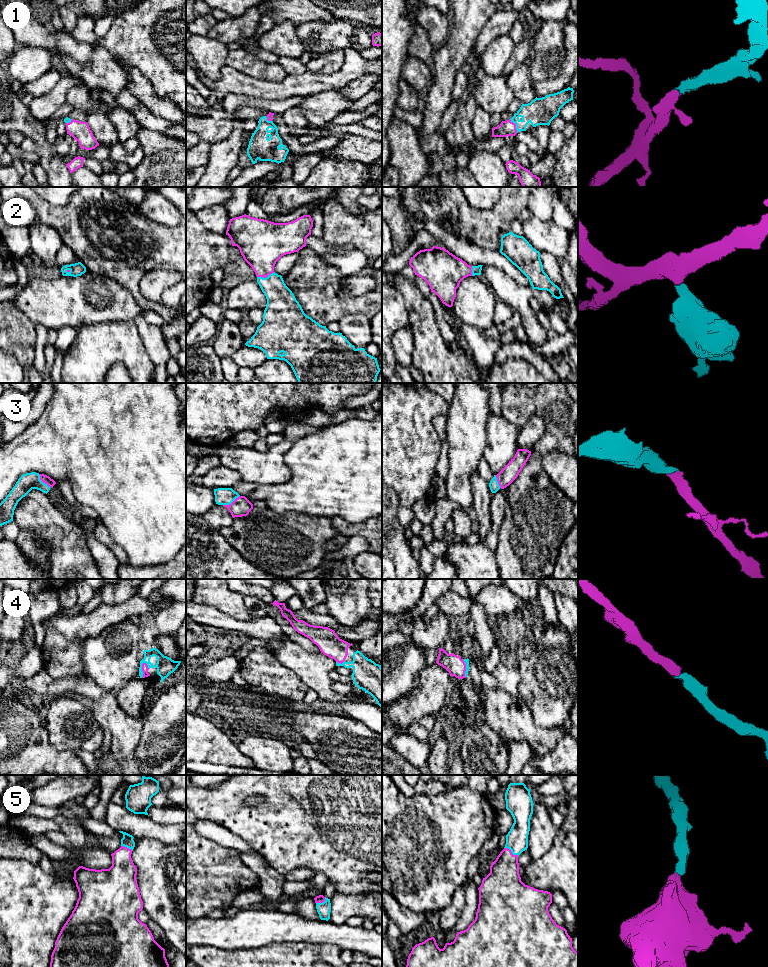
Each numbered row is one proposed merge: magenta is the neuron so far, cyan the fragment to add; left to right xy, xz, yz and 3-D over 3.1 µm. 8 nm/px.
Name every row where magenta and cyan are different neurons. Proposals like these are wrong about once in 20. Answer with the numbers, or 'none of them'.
none of them

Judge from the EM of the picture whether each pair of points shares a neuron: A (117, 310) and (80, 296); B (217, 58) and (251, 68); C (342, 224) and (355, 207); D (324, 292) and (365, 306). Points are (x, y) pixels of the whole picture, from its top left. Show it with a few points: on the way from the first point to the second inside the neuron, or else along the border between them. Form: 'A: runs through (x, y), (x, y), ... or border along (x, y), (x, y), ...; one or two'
A: runs through (107, 310), (94, 311), (86, 305); one
B: border along (229, 51), (225, 64); two
C: border along (335, 199), (354, 214), (364, 214), (367, 211); two
D: runs through (334, 302), (337, 304), (355, 304); one

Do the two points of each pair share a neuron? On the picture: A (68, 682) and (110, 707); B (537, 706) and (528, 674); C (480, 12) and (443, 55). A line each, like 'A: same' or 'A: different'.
A: different
B: same
C: same

